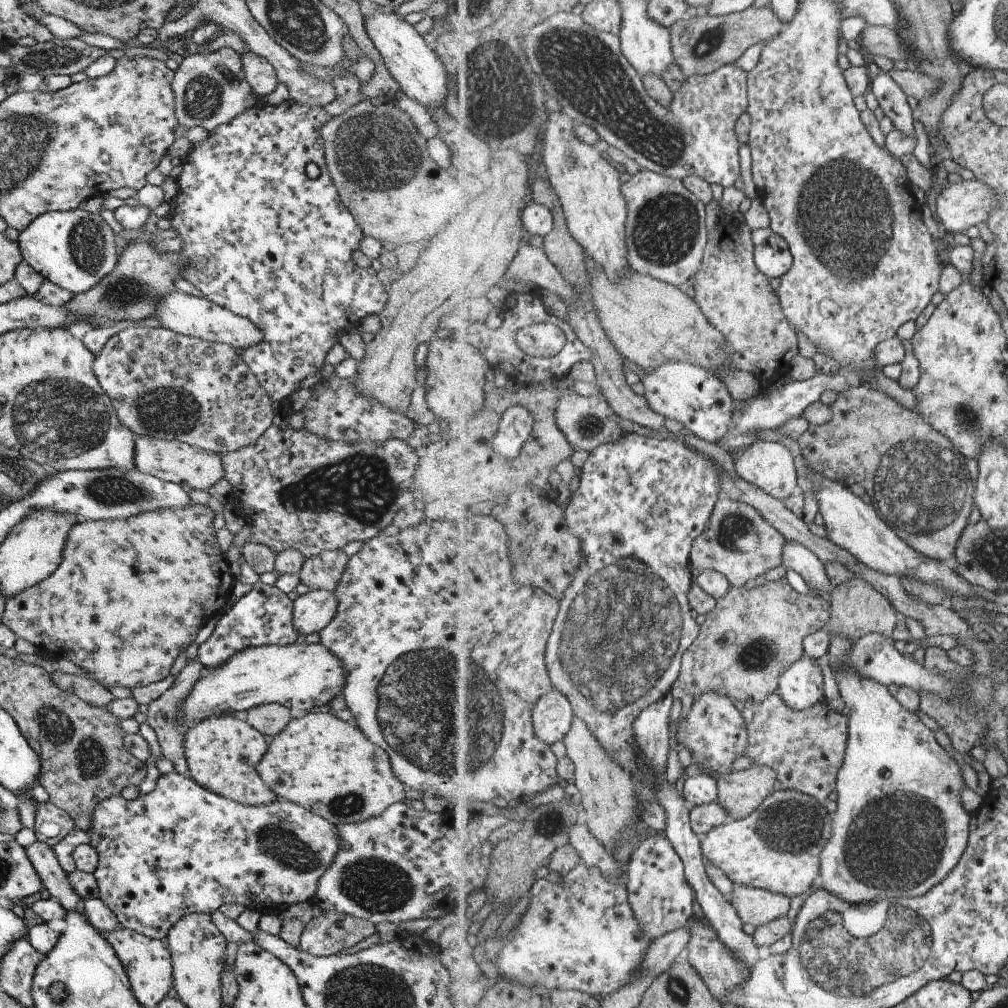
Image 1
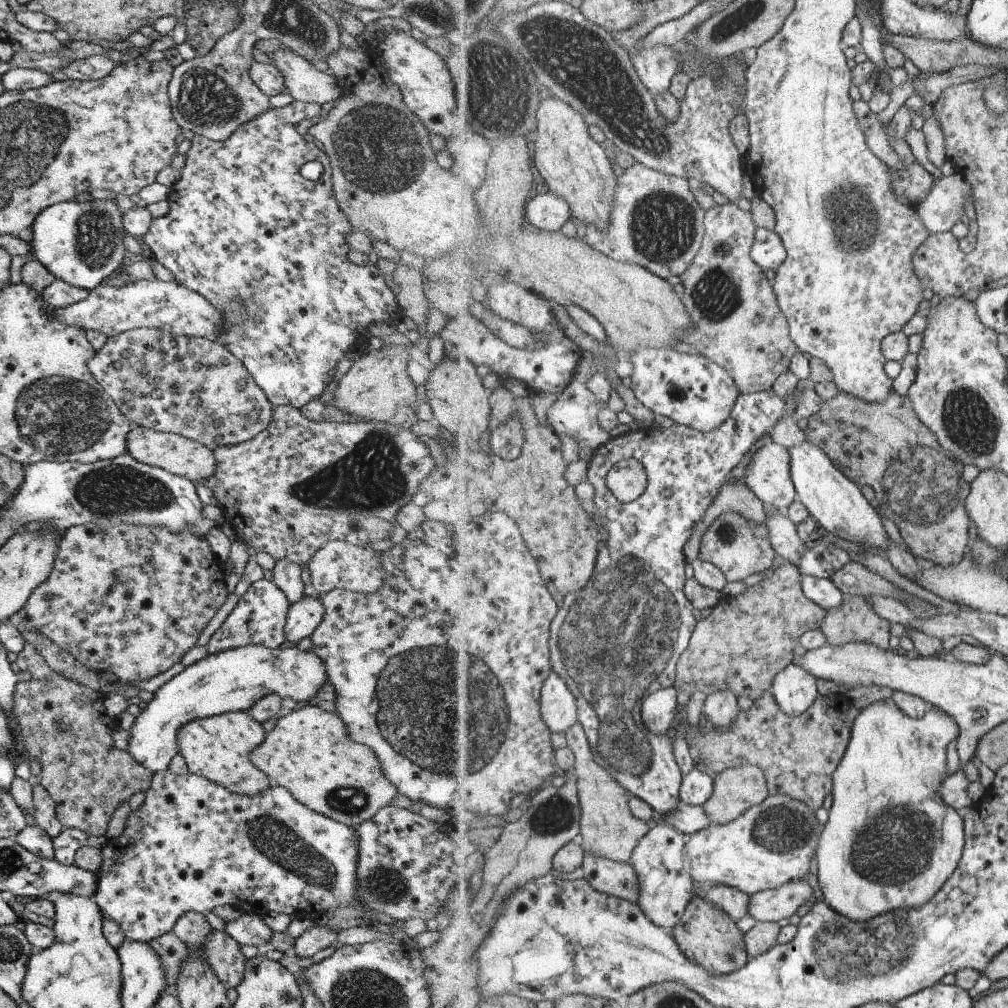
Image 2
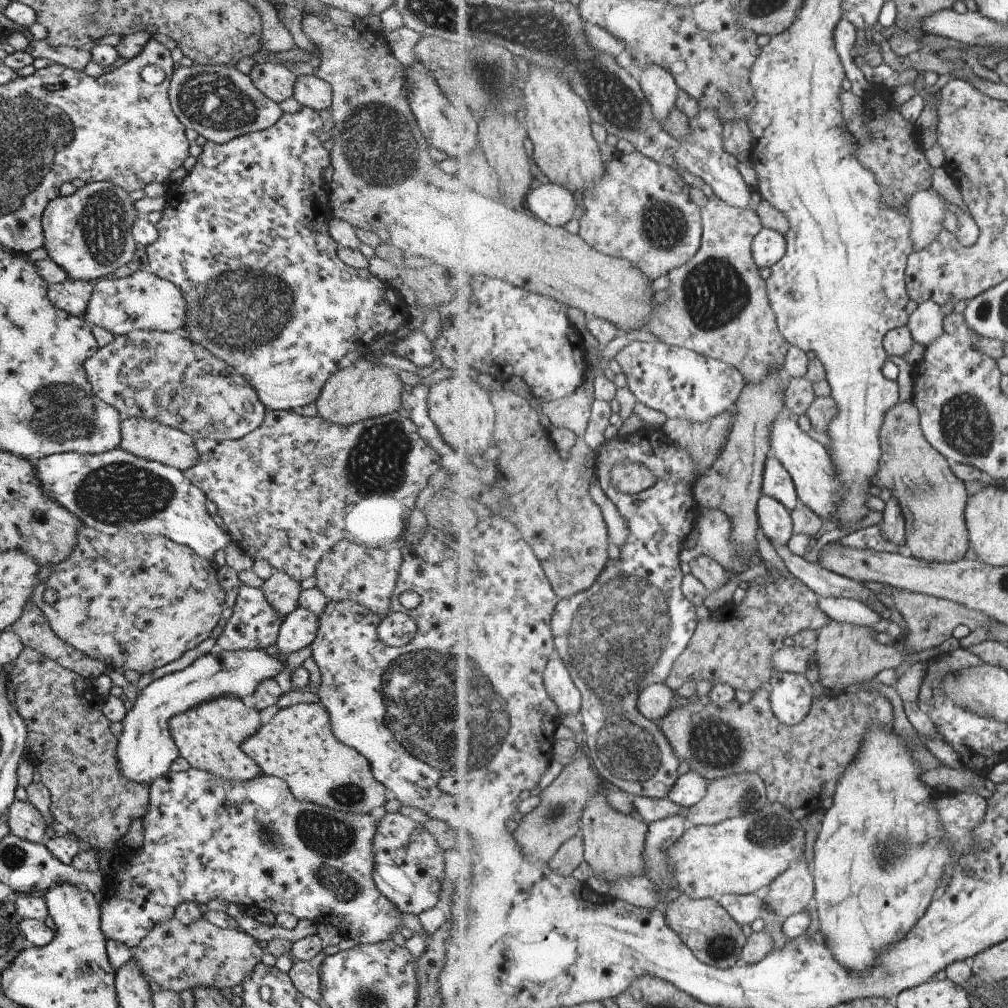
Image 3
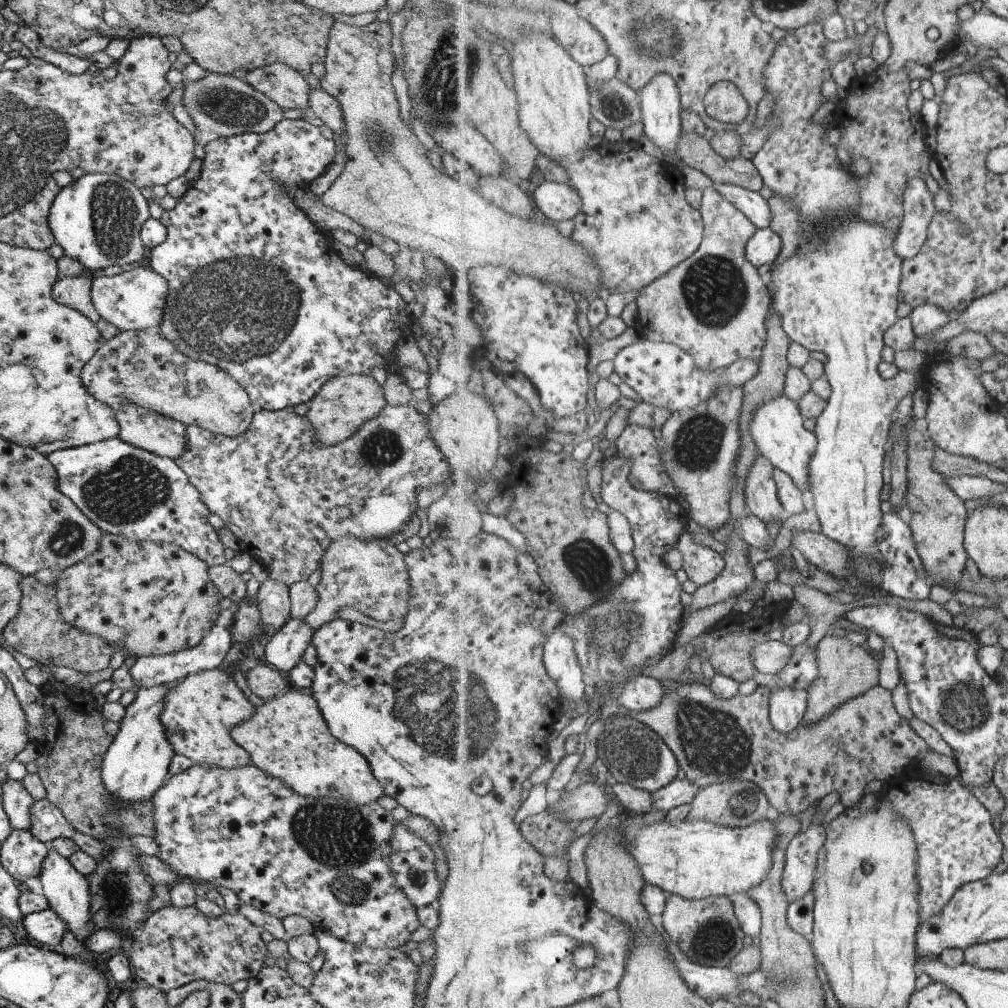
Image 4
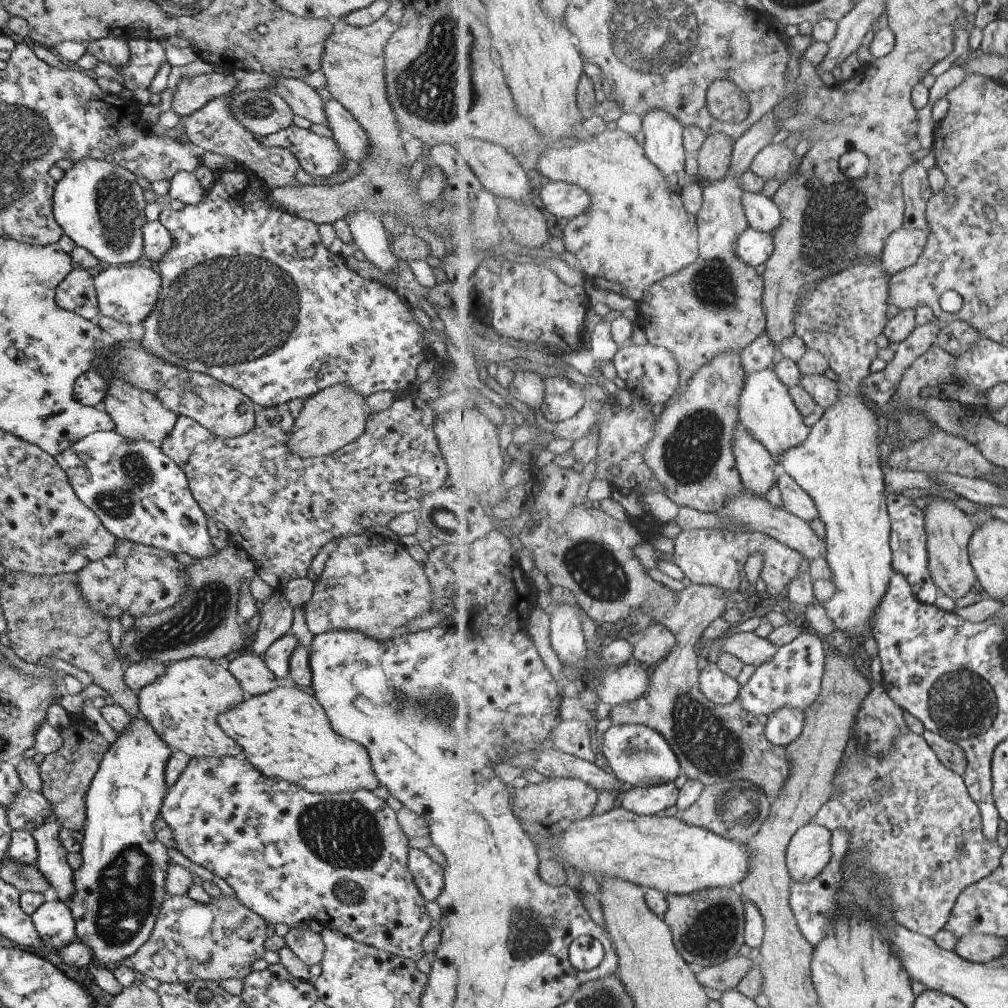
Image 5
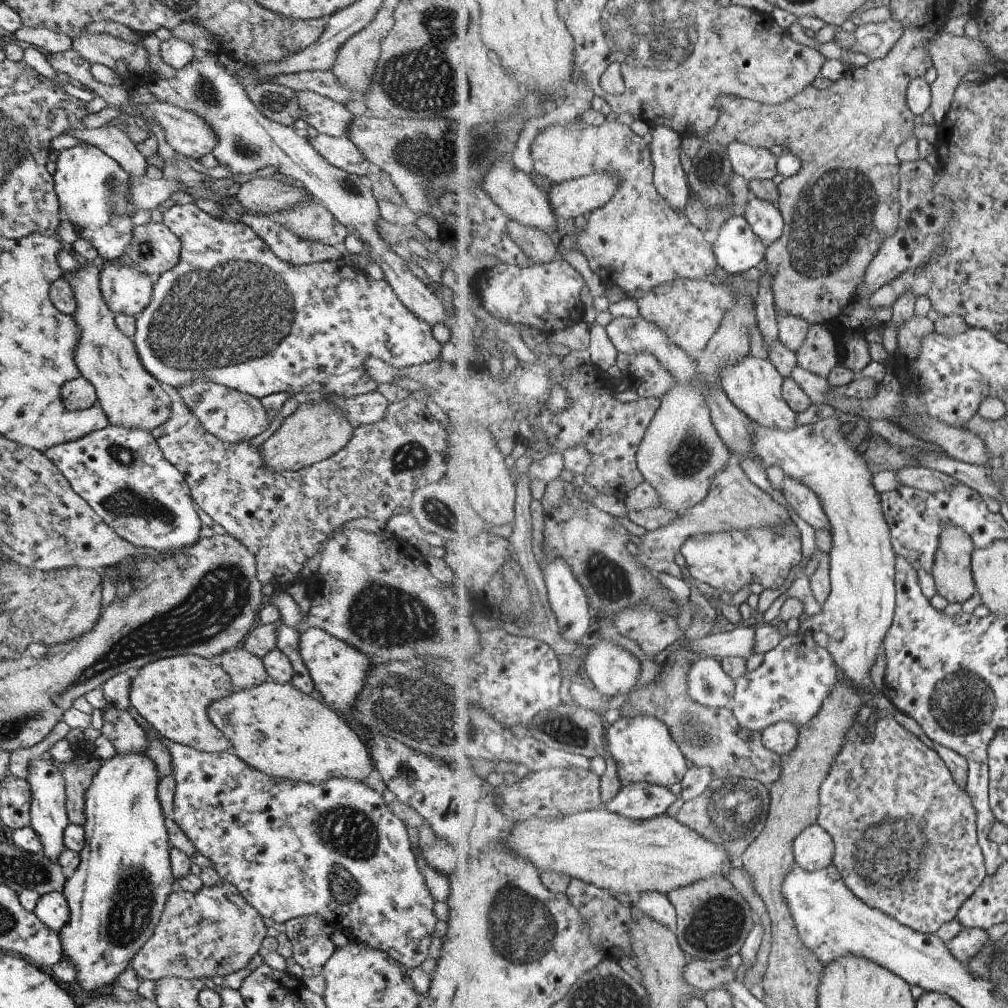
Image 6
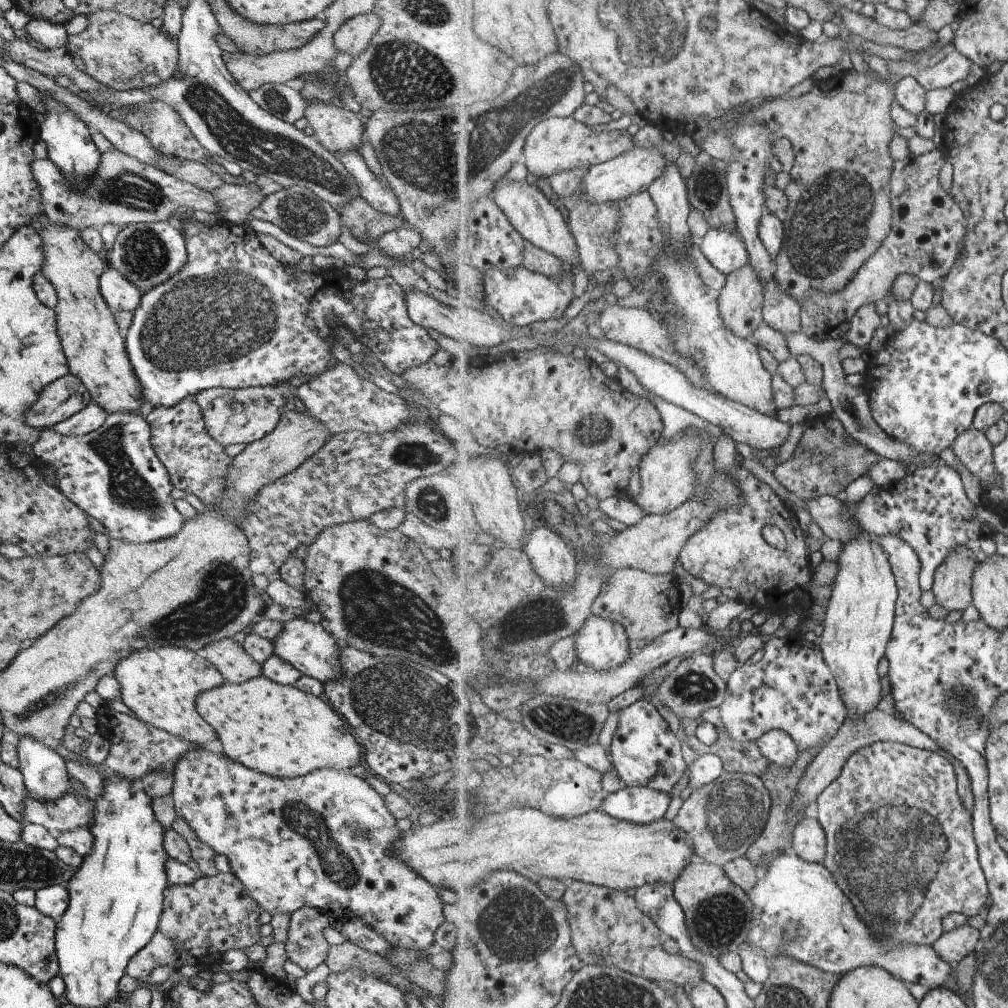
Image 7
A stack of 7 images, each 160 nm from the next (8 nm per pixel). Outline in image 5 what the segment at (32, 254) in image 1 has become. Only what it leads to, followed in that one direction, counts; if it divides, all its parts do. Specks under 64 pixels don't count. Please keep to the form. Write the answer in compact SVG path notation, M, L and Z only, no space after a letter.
M83 159L77 163L73 163L73 167L64 172L63 177L55 183L54 191L52 194L52 215L57 226L61 228L62 234L65 235L75 247L84 248L89 254L92 254L101 264L101 266L108 266L110 264L125 264L126 262L133 262L137 260L142 254L142 236L141 227L146 223L145 216L143 215L143 208L145 200L143 199L143 191L139 186L135 176L128 170L118 167L113 163L101 161L97 159Z

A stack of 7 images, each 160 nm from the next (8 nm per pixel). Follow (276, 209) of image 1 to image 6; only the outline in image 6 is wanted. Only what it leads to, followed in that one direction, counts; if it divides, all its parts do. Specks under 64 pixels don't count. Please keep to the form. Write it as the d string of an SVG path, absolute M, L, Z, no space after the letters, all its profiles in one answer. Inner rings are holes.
M317 133L316 136L307 137L306 141L311 148L331 166L351 175L368 175L372 170L368 162L361 156L357 147L345 136L332 137ZM195 203L172 205L170 209L162 212L161 223L179 239L178 261L172 269L163 271L155 278L149 304L134 317L134 333L131 338L143 368L160 384L178 387L188 385L193 381L209 381L238 390L256 399L273 392L289 392L293 396L303 392L305 395L318 395L321 398L333 394L339 397L354 397L370 393L377 388L377 383L372 381L363 369L363 362L369 356L380 358L393 368L405 368L405 366L435 359L439 362L448 362L443 356L445 342L438 339L435 330L429 324L418 319L398 301L391 287L383 279L371 279L363 271L347 266L341 260L312 262L306 265L293 265L282 261L271 252L269 246L256 235L252 228L238 221L215 218L199 210Z

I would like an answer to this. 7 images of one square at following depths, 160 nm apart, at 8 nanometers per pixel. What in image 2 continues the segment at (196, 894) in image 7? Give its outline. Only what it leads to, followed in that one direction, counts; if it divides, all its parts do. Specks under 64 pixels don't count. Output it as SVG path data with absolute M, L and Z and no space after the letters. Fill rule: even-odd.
M213 930L200 949L202 957L225 991L235 989L243 977L246 958L242 956L240 946L224 931ZM171 932L151 940L147 945L161 962L167 987L173 988L180 965L188 957L188 949Z

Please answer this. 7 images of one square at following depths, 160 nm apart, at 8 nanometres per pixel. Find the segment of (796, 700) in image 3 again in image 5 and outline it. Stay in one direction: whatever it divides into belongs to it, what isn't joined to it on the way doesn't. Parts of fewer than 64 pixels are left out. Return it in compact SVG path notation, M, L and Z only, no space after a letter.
M783 707L766 718L766 735L776 745L789 746L803 732L806 711L799 707Z

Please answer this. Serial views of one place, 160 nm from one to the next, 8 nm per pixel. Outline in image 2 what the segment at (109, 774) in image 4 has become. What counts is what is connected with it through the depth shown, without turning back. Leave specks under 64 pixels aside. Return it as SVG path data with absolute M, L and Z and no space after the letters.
M248 645L235 649L209 654L194 664L184 668L167 683L153 692L153 698L147 702L145 710L139 710L135 721L129 728L130 740L127 753L143 766L149 773L159 773L168 769L169 762L178 753L175 743L177 730L191 720L208 718L217 714L233 711L247 711L253 704L267 694L277 694L281 699L292 698L297 703L315 703L316 694L321 685L326 682L323 662L313 652L301 652L296 647L281 646L281 650L266 649L265 646Z

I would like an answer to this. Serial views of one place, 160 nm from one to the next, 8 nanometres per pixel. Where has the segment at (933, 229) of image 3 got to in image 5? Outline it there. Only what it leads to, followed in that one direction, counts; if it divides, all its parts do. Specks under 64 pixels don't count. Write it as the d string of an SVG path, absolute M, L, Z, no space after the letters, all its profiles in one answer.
M920 162L915 163L904 172L902 181L905 187L905 224L889 237L882 256L884 267L892 276L908 266L914 265L919 260L928 244L929 233L931 233L927 212L929 201L934 192L931 190L931 184L929 184L927 169Z

